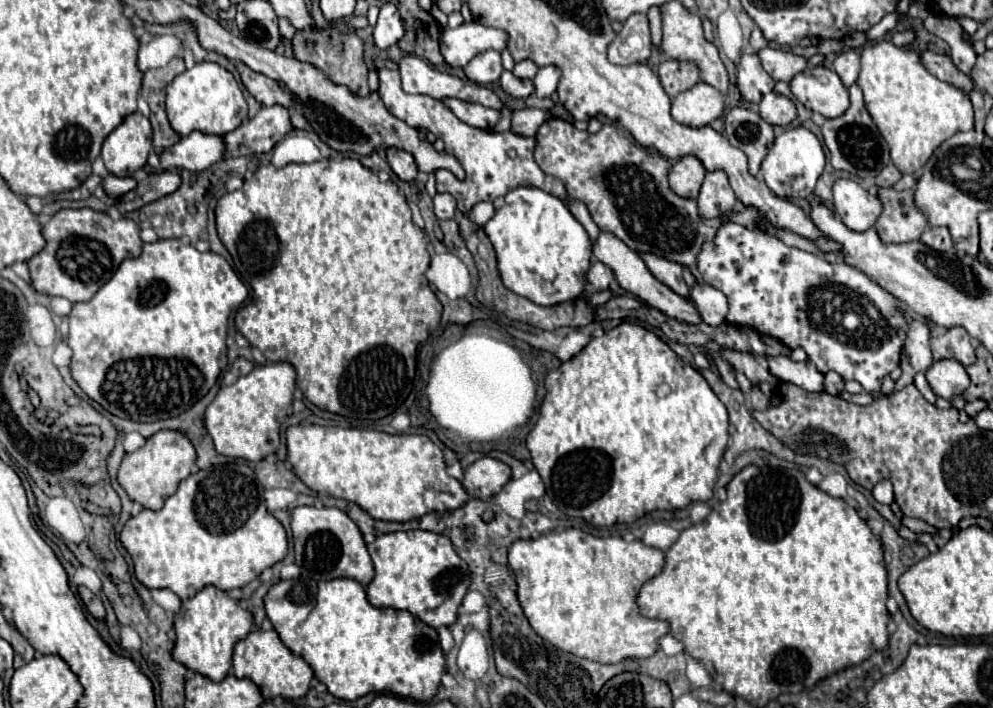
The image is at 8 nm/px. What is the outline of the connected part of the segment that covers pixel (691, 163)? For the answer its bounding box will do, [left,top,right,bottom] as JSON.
[669,155,707,199]

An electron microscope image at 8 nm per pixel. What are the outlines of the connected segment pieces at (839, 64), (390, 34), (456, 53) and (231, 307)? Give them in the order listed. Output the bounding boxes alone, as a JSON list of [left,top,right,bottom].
[[833,51,859,87],[373,3,403,49],[441,21,507,67],[67,227,249,423]]

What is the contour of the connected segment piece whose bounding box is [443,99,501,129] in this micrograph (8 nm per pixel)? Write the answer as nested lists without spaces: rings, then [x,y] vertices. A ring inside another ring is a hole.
[[[443,99],[445,105],[449,105],[449,109],[467,125],[477,127],[477,129],[493,129],[493,123],[499,121],[501,111],[495,109],[487,109],[483,105],[475,105],[475,103],[465,103],[459,99]]]

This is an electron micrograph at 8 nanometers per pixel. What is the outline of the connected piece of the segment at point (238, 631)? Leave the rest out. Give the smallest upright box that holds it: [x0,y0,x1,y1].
[173,585,253,681]

